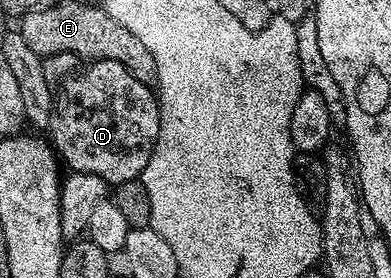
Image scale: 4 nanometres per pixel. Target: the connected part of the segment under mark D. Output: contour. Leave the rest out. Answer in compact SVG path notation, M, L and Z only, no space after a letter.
M47 54L42 58L42 67L44 68L44 80L48 80L48 88L53 98L53 110L50 117L50 125L48 127L48 136L51 140L55 151L60 155L61 161L70 165L72 172L86 171L89 174L100 176L107 182L107 185L117 186L125 181L132 181L141 177L150 159L150 153L154 151L154 139L158 136L158 128L160 125L160 103L156 97L155 91L151 87L146 86L140 80L136 80L136 76L132 76L132 72L128 72L128 68L124 64L120 64L116 60L100 60L99 62L87 61L84 65L83 59L76 57L75 54Z

